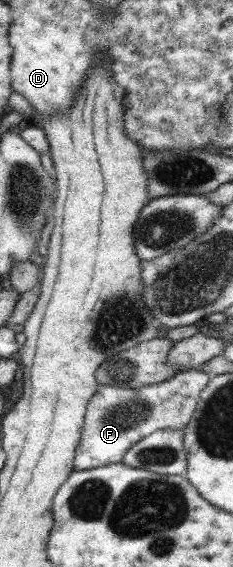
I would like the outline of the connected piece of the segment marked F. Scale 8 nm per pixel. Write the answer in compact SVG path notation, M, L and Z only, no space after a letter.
M197 368L178 371L173 378L165 379L165 382L148 384L137 388L98 384L95 394L93 394L89 404L86 406L84 425L79 445L77 445L74 468L77 470L89 470L93 467L121 463L123 457L132 446L152 432L159 429L184 430L191 418L193 418L200 394L205 390L210 379L208 374Z

